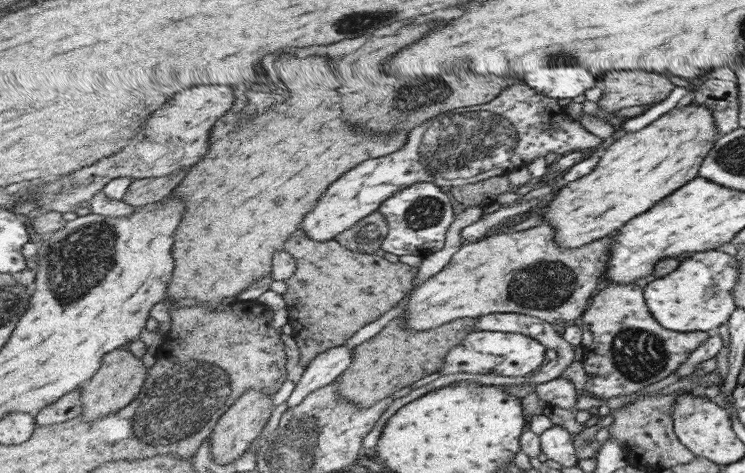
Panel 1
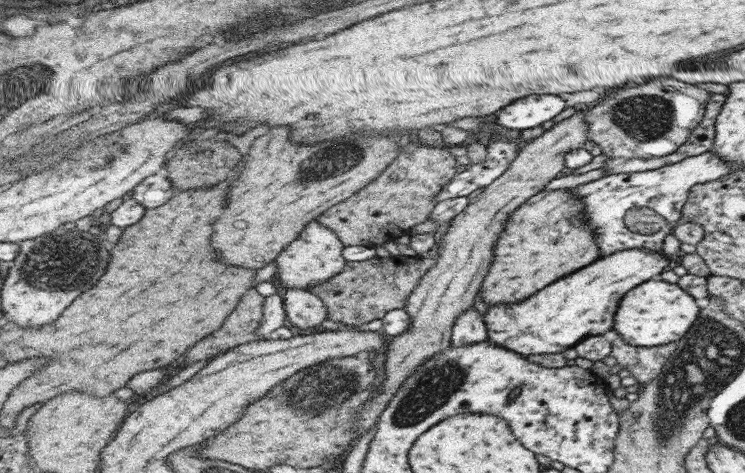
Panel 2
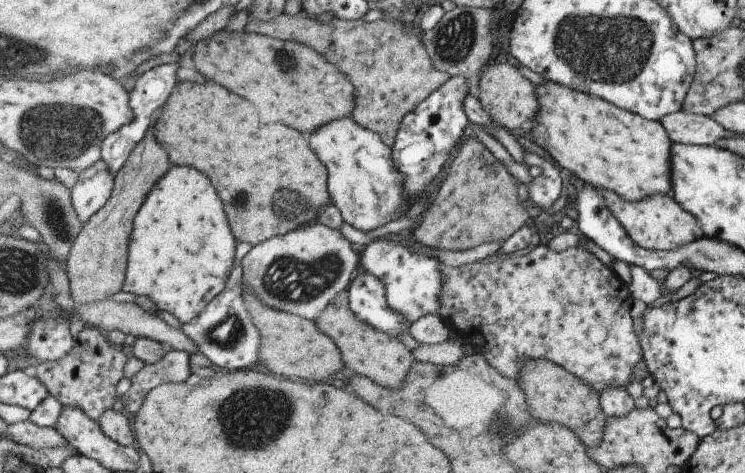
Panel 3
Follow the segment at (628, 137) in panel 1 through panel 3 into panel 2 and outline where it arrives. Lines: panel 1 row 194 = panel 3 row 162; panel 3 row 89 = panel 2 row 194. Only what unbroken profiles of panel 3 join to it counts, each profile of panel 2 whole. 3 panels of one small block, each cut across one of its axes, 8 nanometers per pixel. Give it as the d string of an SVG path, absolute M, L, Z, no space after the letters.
M572 190L543 191L533 196L527 203L509 218L504 231L496 243L493 266L485 277L483 286L480 288L481 298L491 304L519 304L523 300L536 295L537 292L557 282L565 276L594 264L601 258L601 250L597 245L597 235L585 225L584 203L572 196Z

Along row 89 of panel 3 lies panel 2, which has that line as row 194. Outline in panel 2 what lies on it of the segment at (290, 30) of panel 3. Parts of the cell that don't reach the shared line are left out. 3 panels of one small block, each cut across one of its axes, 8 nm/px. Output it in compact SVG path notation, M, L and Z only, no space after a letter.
M405 142L387 171L351 198L336 204L317 220L332 229L347 247L375 248L405 236L414 226L429 220L437 207L438 195L459 174L455 156L442 147Z

